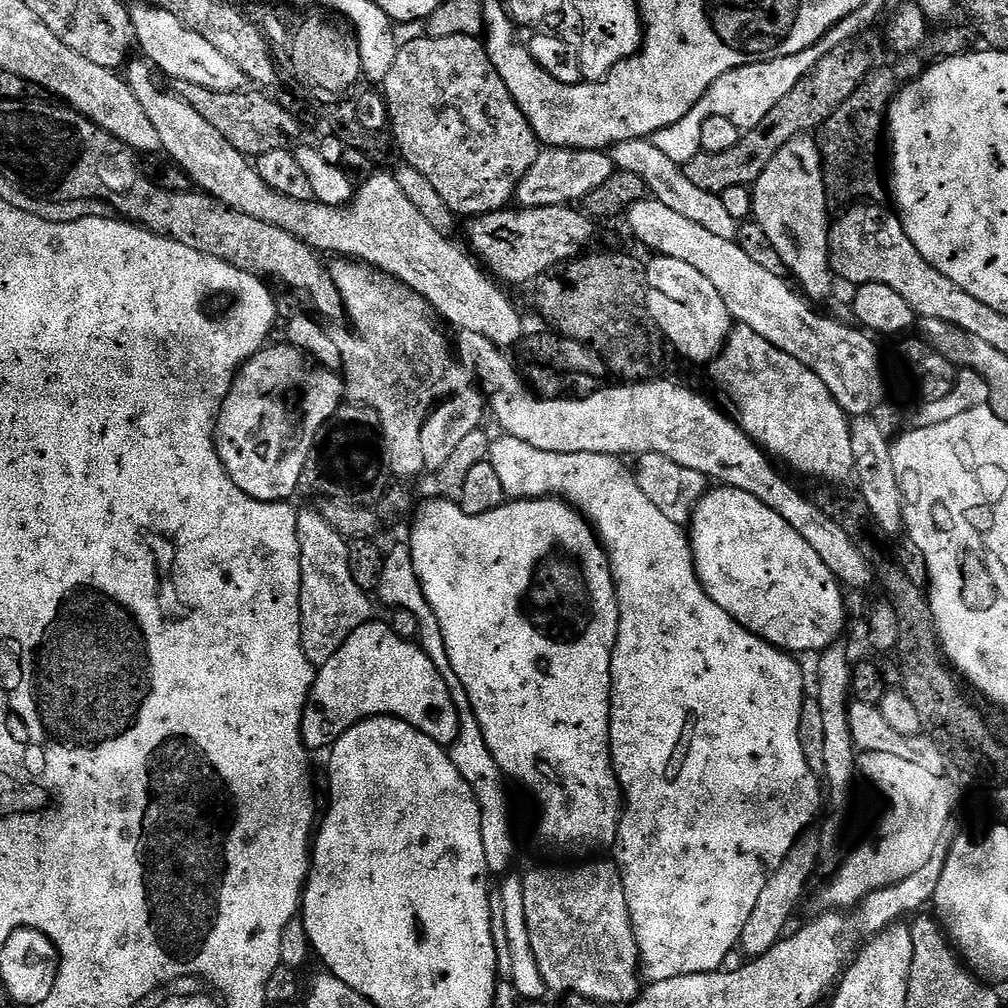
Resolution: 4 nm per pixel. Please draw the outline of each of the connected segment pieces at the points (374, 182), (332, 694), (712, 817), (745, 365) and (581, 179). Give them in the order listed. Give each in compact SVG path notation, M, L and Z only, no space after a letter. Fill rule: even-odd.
M136 58L127 65L126 79L130 90L134 90L134 98L142 102L142 110L154 122L154 130L158 130L160 145L166 153L167 159L175 162L186 174L190 174L193 185L205 196L212 196L218 202L238 210L242 214L250 214L250 218L258 218L258 222L266 222L270 226L278 226L294 238L306 242L321 254L337 252L340 258L351 258L353 261L367 264L388 276L393 276L401 284L408 285L417 294L432 305L435 313L445 325L453 324L460 332L482 334L482 338L490 338L498 347L512 350L519 345L526 335L524 320L520 317L515 306L508 301L507 296L491 275L463 247L459 248L449 237L444 236L437 228L426 222L426 217L418 211L418 206L402 194L402 186L398 186L395 175L377 171L368 177L355 189L351 204L343 208L326 206L315 202L298 202L286 198L281 192L276 192L263 178L256 173L256 165L247 156L243 156L194 106L184 100L183 95L171 96L160 89L158 73L147 60Z
M369 622L358 626L358 630L354 630L354 634L346 638L338 654L334 654L330 662L319 665L316 681L312 684L312 692L308 696L308 704L304 708L300 735L304 737L305 748L328 750L338 742L338 738L342 738L342 734L346 734L346 730L374 716L393 716L395 720L422 730L426 738L434 738L434 742L445 746L455 744L460 733L460 715L438 666L434 666L434 662L419 643L403 640L388 622Z
M500 434L492 440L490 462L502 481L502 490L510 494L512 500L543 500L563 498L584 515L584 519L596 529L600 543L608 554L612 567L612 577L616 583L616 601L620 607L618 638L612 651L612 709L610 710L610 746L612 747L612 768L622 793L622 815L620 829L616 832L614 845L615 863L622 869L624 889L628 895L628 909L638 942L642 972L649 981L666 978L682 978L682 974L702 974L719 972L725 967L728 955L737 951L742 926L746 918L754 914L758 898L768 881L770 870L781 868L796 841L813 827L820 812L821 777L810 770L802 742L798 738L798 726L804 693L804 672L796 665L797 657L776 648L770 642L758 638L746 630L722 606L715 604L700 585L696 577L696 564L692 561L690 536L681 525L670 522L638 486L635 475L623 459L606 454L554 454L538 450L526 442L507 434Z
M736 324L724 343L724 349L712 361L710 371L717 386L732 399L740 427L763 447L769 457L775 458L781 465L789 464L804 476L817 476L824 480L820 482L836 482L832 480L844 480L853 475L856 459L852 449L850 417L838 406L826 382L822 382L814 370L802 366L798 358L790 358L790 354L778 350L778 346L770 346L770 342L766 342L762 334L754 334L750 326Z
M549 148L543 149L516 189L515 199L523 208L571 205L583 201L615 174L611 155L599 149Z

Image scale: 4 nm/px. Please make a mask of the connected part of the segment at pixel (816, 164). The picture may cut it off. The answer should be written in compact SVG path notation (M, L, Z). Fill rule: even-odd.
M811 135L799 136L786 142L786 146L782 146L782 150L778 150L778 154L774 154L770 166L766 166L766 170L762 170L762 174L750 189L754 223L762 226L766 238L770 238L770 246L774 246L774 250L778 250L778 258L782 258L784 267L790 276L792 272L791 279L798 285L799 291L809 301L817 302L816 300L824 299L827 301L832 295L834 273L832 265L828 262L828 233L830 231L828 208L830 209L830 201L824 189L819 143Z

